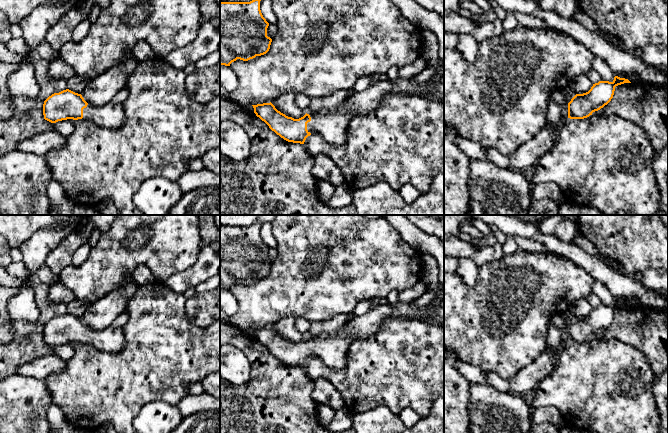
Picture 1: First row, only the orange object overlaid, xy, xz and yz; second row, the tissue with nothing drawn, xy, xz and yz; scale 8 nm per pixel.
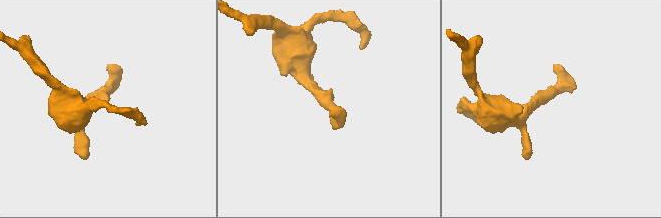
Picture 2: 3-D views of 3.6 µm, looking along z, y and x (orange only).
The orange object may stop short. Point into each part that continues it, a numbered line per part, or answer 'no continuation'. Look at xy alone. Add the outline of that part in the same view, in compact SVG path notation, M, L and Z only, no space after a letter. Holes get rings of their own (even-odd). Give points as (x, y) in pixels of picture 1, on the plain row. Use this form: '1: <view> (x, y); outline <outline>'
1: xy (110, 339); outline M107 327L103 330L92 330L88 328L83 333L82 343L93 346L100 351L114 353L126 345L126 340L123 327Z

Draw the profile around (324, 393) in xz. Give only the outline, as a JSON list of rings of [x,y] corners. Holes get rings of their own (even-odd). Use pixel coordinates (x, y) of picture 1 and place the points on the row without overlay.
[[[323,378],[314,381],[312,398],[318,407],[327,406],[337,411],[345,406],[341,394],[336,387]]]

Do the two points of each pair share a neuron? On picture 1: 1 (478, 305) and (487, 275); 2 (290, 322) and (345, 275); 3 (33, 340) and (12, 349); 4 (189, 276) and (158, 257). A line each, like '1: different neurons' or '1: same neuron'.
1: same neuron
2: different neurons
3: same neuron
4: different neurons

